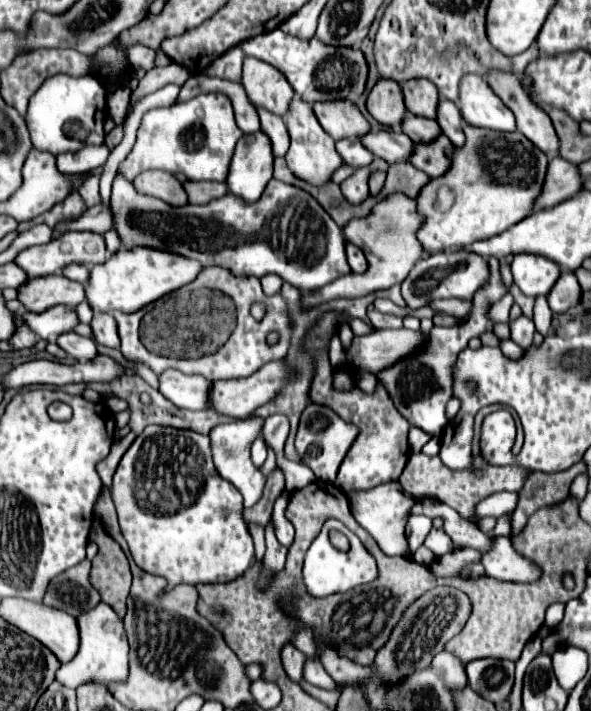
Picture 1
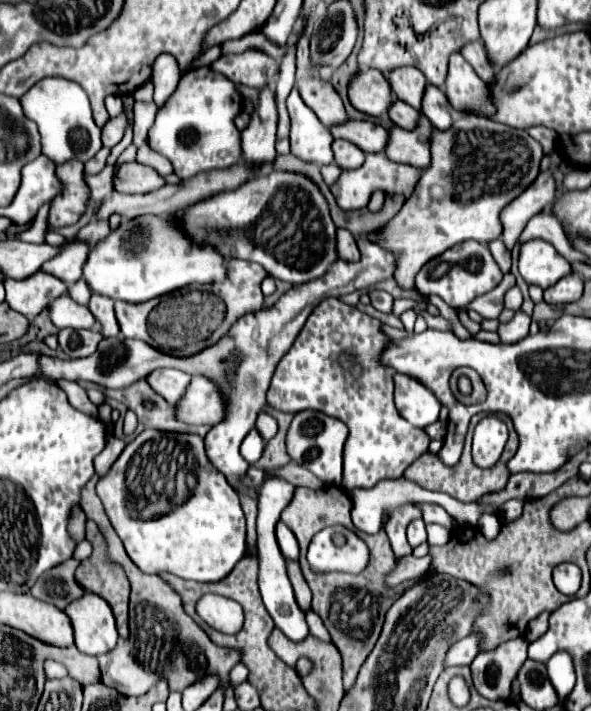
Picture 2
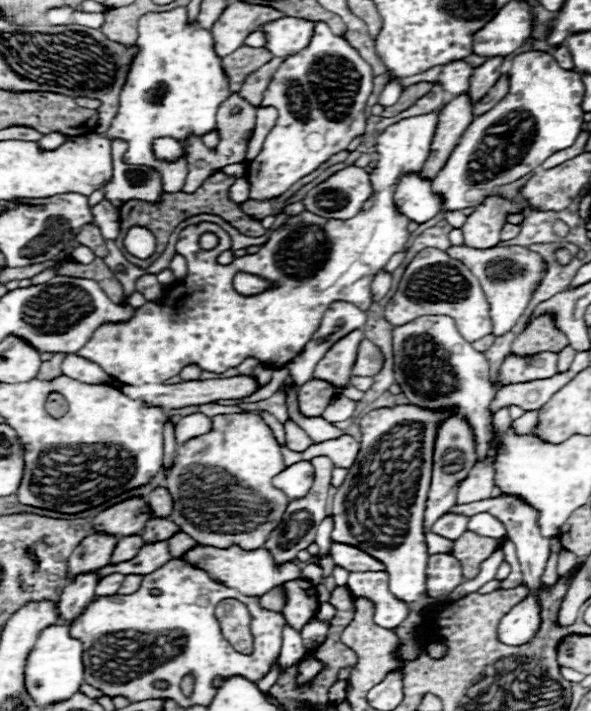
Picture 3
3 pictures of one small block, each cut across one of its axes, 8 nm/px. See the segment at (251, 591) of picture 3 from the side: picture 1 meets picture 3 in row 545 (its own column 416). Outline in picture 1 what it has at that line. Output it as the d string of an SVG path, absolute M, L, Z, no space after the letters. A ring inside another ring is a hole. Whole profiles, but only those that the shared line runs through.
M464 124L464 134L466 134L466 144L464 148L458 148L454 152L452 168L442 178L434 178L430 184L426 184L416 198L418 212L426 216L424 226L418 230L418 240L422 242L426 254L468 246L476 240L490 238L508 230L510 226L532 214L536 196L540 196L540 190L544 188L548 158L542 150L534 148L534 144L522 132L494 132Z

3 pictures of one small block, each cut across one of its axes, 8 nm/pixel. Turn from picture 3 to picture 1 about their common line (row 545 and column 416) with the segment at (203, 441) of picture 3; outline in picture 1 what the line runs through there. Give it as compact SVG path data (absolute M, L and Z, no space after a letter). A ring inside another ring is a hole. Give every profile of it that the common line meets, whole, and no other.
M400 192L388 194L370 210L368 216L352 218L344 226L344 236L348 236L348 242L352 242L364 252L368 260L368 270L364 274L344 275L330 286L324 286L322 290L308 294L302 302L306 306L314 306L334 298L358 298L372 294L376 290L392 288L394 284L402 284L412 266L424 258L424 246L420 246L420 240L416 238L416 230L420 230L422 224L424 216L420 216L416 208L416 198L408 198L406 194Z

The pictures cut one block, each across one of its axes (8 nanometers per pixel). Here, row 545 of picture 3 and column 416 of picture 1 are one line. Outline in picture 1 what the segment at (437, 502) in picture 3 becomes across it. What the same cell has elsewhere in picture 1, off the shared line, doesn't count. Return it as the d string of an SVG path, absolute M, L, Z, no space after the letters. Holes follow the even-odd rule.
M412 426L412 428L410 428L410 434L408 434L408 440L410 440L410 448L412 448L412 450L420 450L420 448L430 440L430 436L428 436L426 432L422 432L420 428Z

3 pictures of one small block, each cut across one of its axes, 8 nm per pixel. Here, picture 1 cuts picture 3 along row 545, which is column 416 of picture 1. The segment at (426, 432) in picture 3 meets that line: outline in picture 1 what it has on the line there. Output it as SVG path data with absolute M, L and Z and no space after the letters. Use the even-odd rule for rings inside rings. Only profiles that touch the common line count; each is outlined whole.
M496 258L488 260L490 266L490 278L488 282L474 294L472 300L472 312L466 324L462 326L454 326L454 328L442 328L442 326L434 326L428 334L426 334L426 344L416 350L410 356L400 358L394 366L384 368L382 372L376 374L376 378L382 382L384 388L388 388L390 398L396 406L396 410L412 424L422 428L424 432L428 432L430 436L440 436L442 430L448 424L446 418L446 404L452 398L452 384L454 384L454 364L458 354L468 346L470 338L474 336L482 336L484 332L494 332L494 320L490 320L488 312L492 308L492 304L496 304L504 294L504 286L500 282L500 262L496 262Z

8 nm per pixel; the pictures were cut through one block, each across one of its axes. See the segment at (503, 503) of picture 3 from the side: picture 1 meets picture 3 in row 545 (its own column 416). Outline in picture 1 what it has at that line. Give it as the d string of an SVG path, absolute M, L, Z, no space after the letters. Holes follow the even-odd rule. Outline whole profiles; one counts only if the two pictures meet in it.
M412 514L408 518L408 526L406 526L406 534L408 534L408 544L410 544L410 550L416 552L422 544L424 544L424 538L428 536L428 532L432 530L432 520L428 516L422 516L422 514Z

